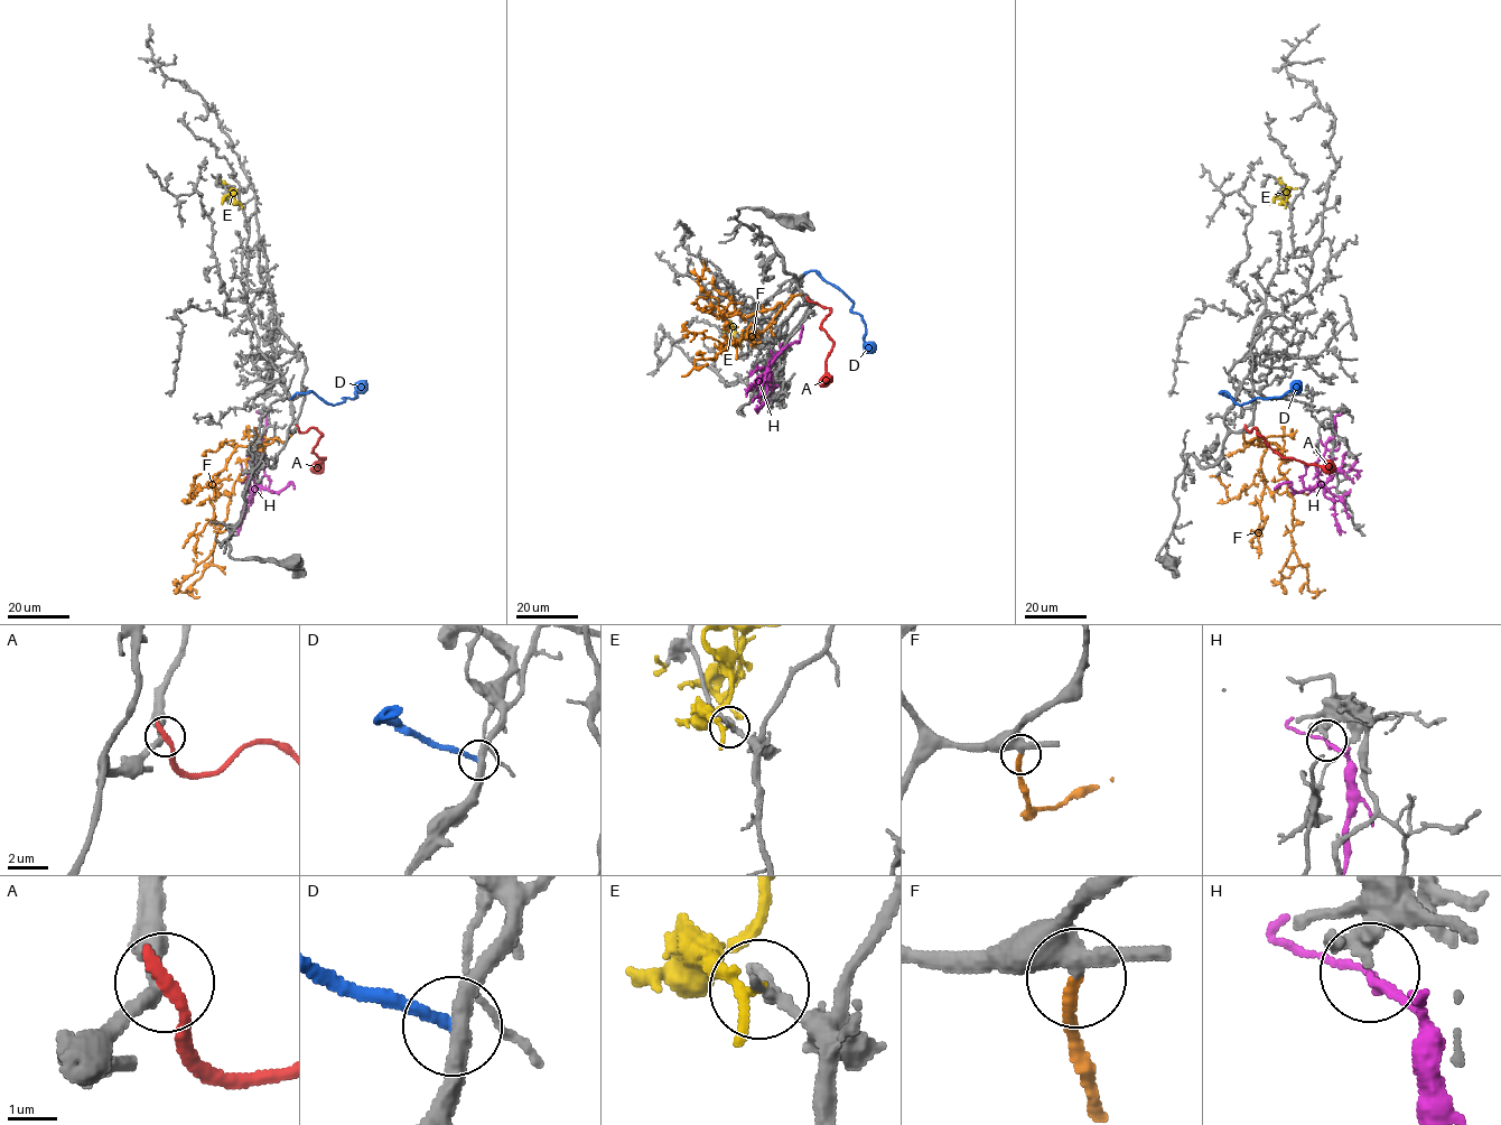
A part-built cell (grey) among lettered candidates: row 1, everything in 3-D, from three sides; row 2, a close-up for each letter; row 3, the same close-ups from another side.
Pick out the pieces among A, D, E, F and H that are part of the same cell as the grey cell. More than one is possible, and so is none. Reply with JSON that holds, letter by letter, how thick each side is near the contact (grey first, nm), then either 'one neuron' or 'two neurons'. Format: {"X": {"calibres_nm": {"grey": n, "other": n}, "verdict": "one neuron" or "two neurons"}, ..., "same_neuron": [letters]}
{"A": {"calibres_nm": {"grey": 280, "other": 360}, "verdict": "two neurons"}, "D": {"calibres_nm": {"grey": 320, "other": 280}, "verdict": "two neurons"}, "E": {"calibres_nm": {"grey": 200, "other": 200}, "verdict": "two neurons"}, "F": {"calibres_nm": {"grey": 400, "other": 240}, "verdict": "one neuron"}, "H": {"calibres_nm": {"grey": 220, "other": 150}, "verdict": "two neurons"}, "same_neuron": ["F"]}

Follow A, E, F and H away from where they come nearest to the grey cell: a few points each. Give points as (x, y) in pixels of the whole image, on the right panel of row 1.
A: (1246, 427), (1250, 433), (1255, 427), (1282, 457), (1335, 471)
E: (1286, 204), (1284, 202), (1289, 194), (1278, 180), (1280, 178)
F: (1243, 433), (1246, 442), (1264, 438), (1280, 451), (1278, 471), (1293, 500), (1294, 551), (1306, 568), (1313, 596)
H: (1338, 414), (1335, 434), (1325, 445), (1323, 456), (1330, 471), (1329, 480), (1296, 491), (1289, 482), (1274, 487)

